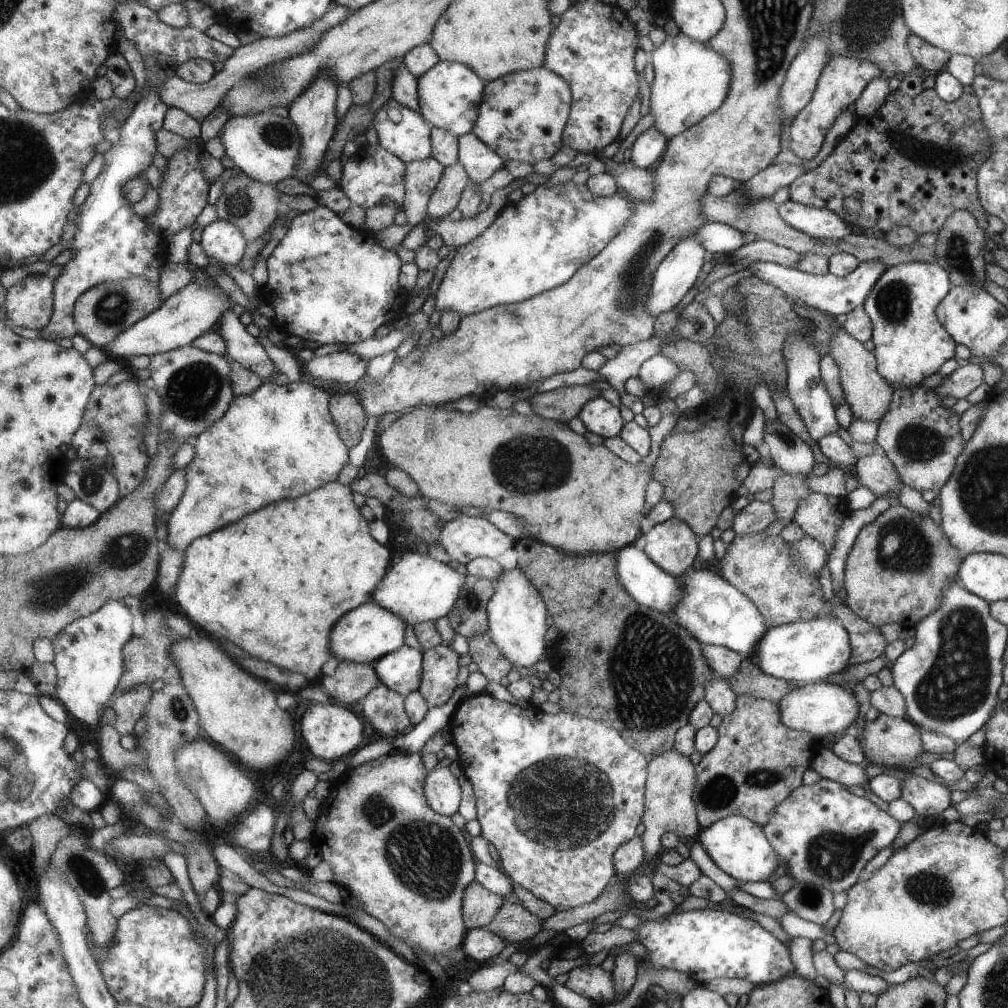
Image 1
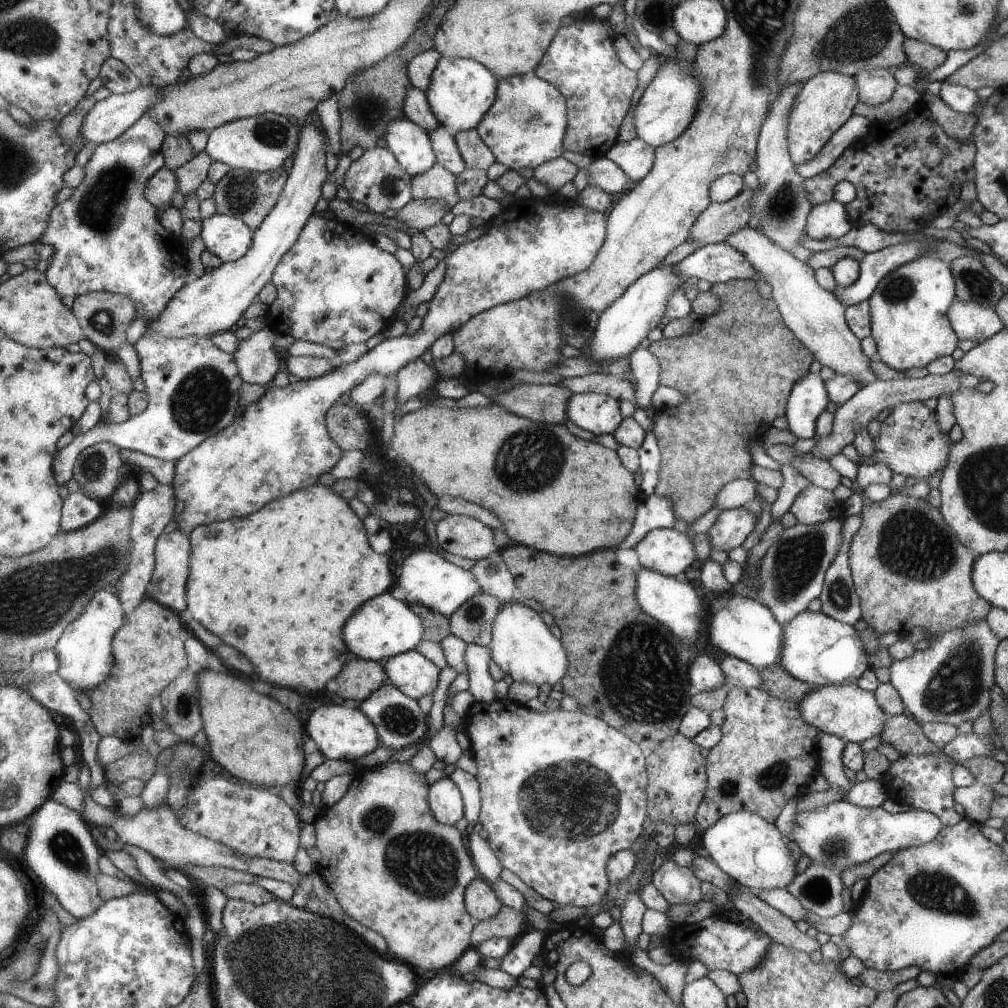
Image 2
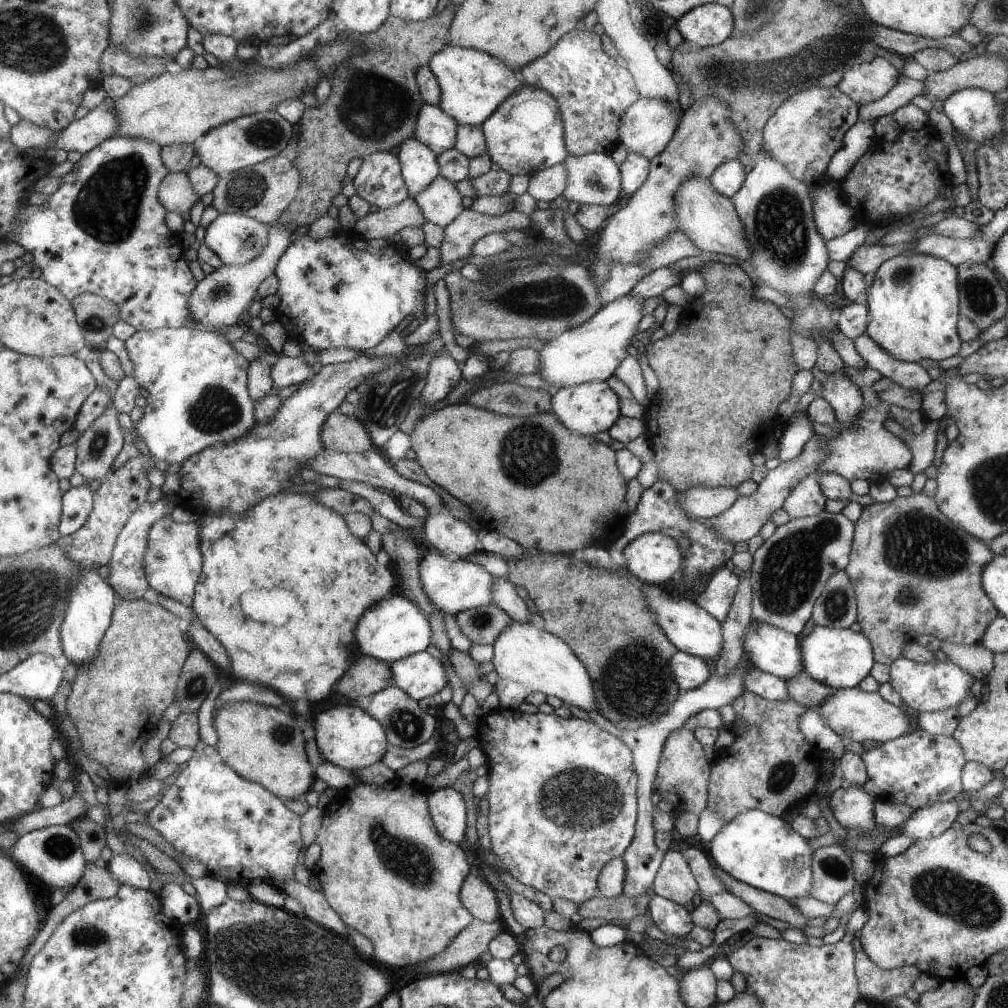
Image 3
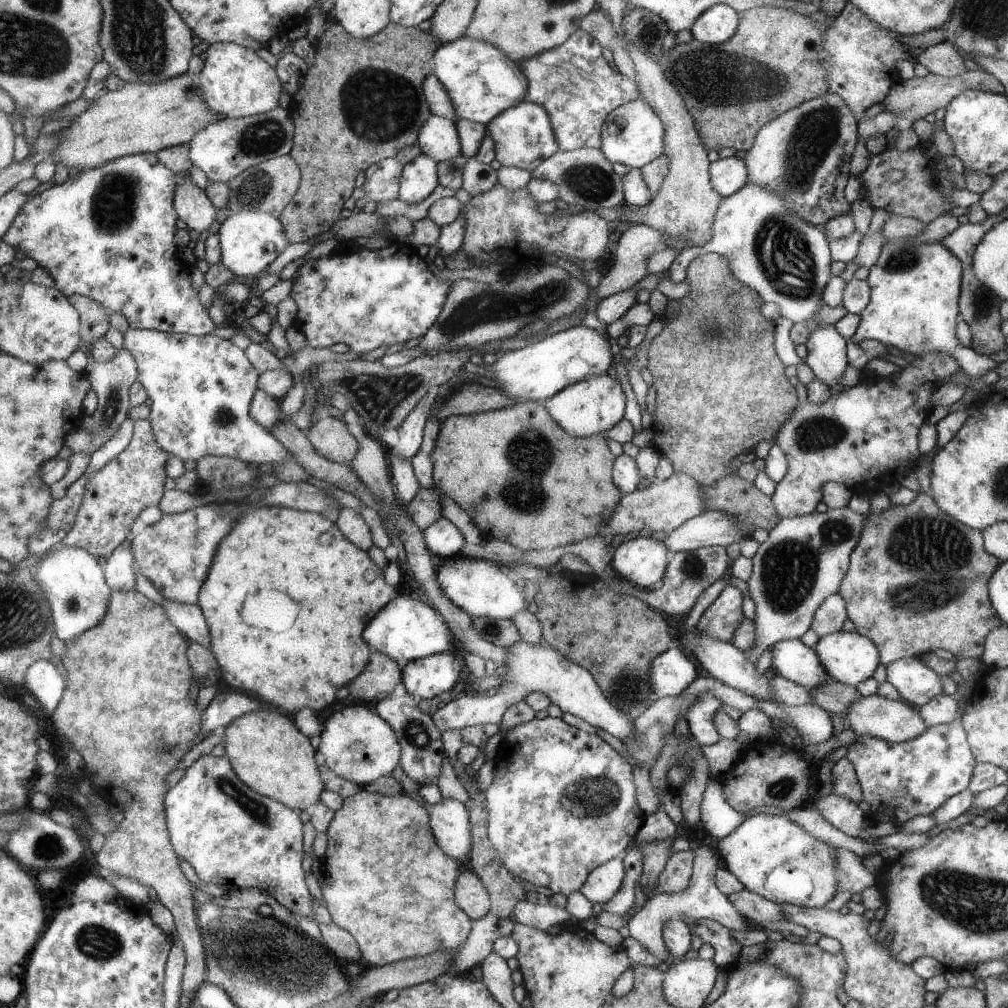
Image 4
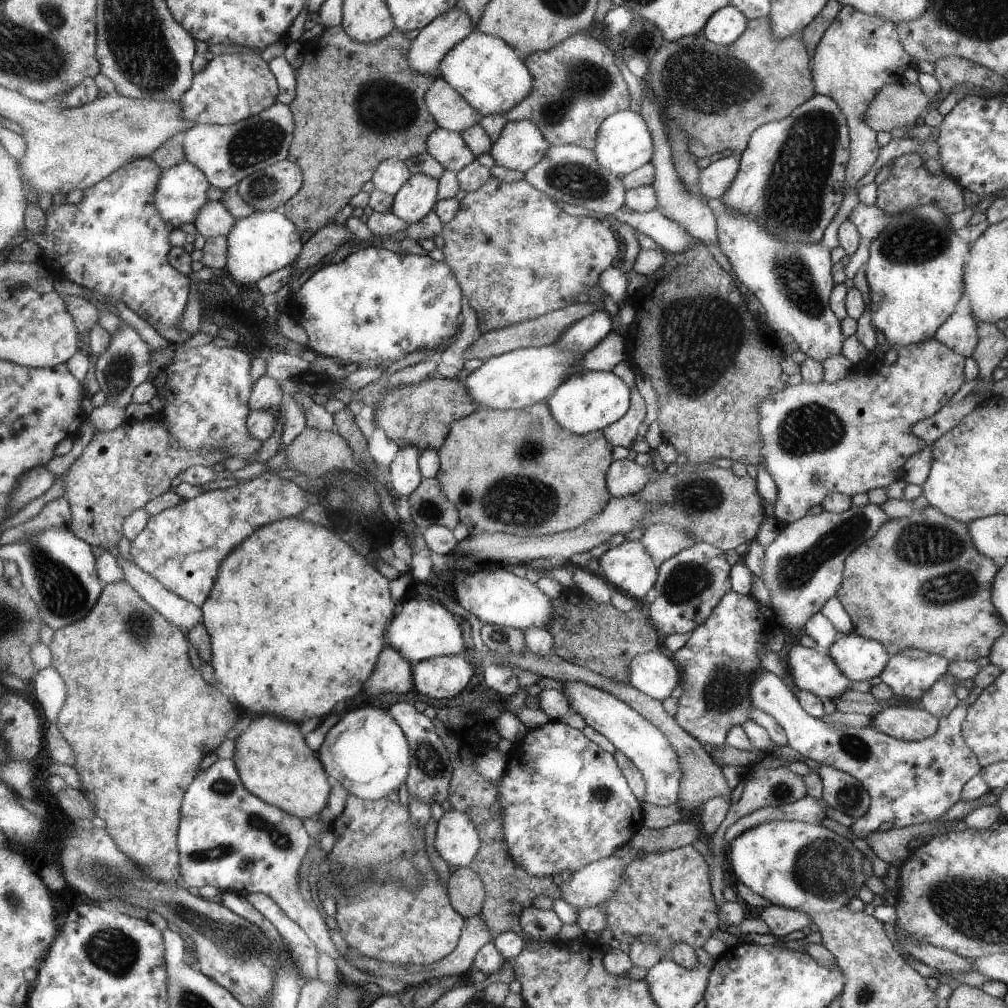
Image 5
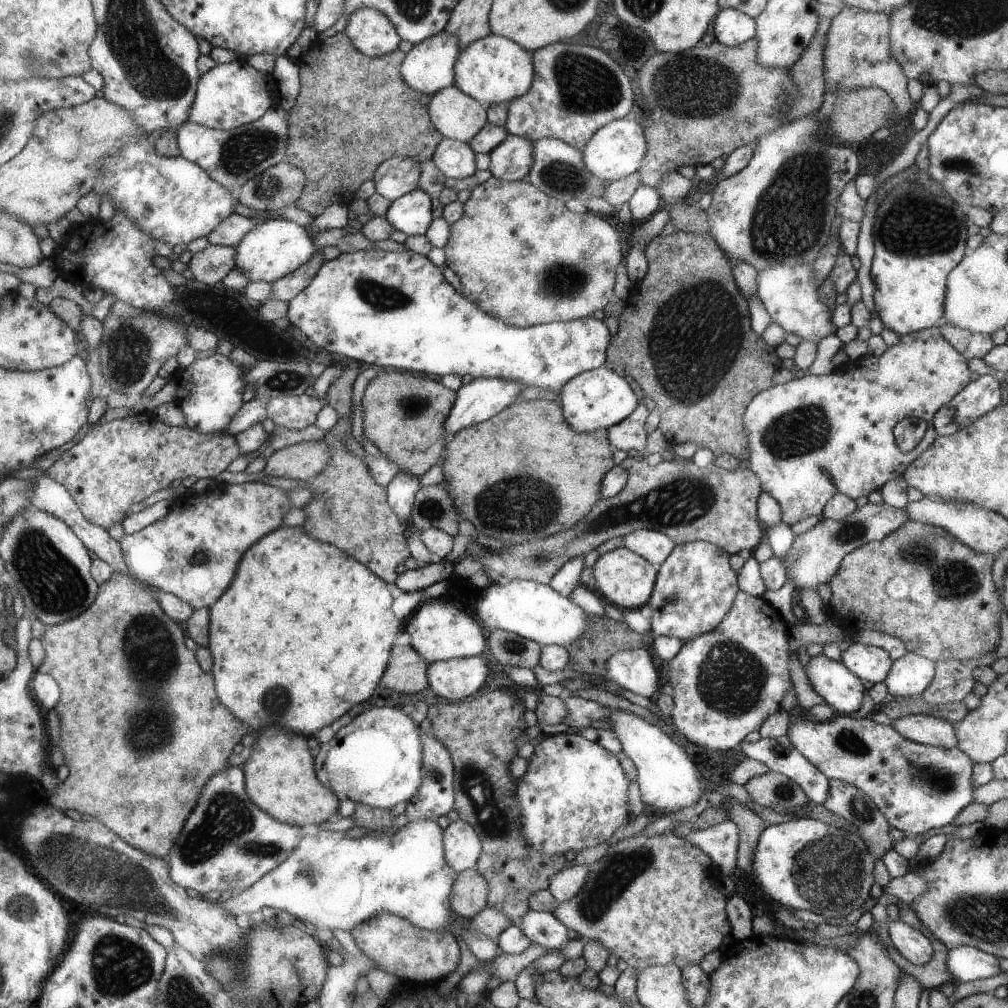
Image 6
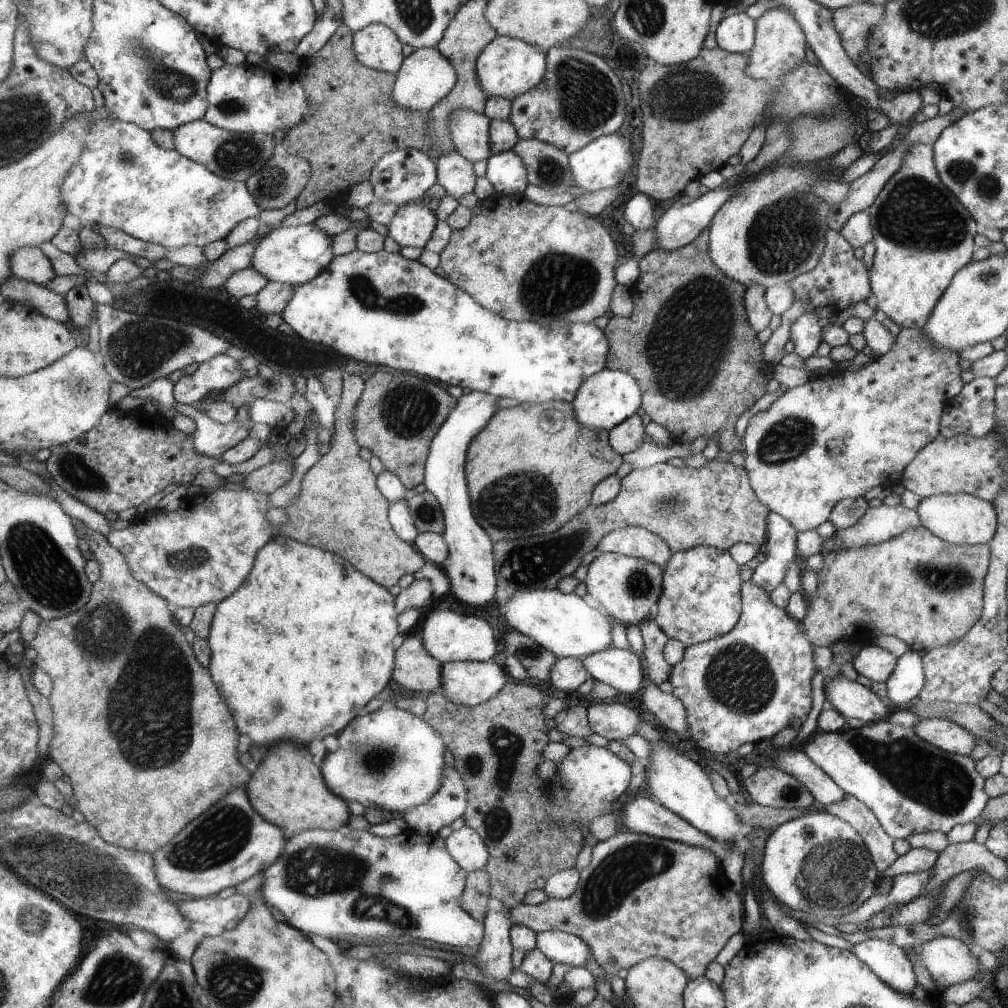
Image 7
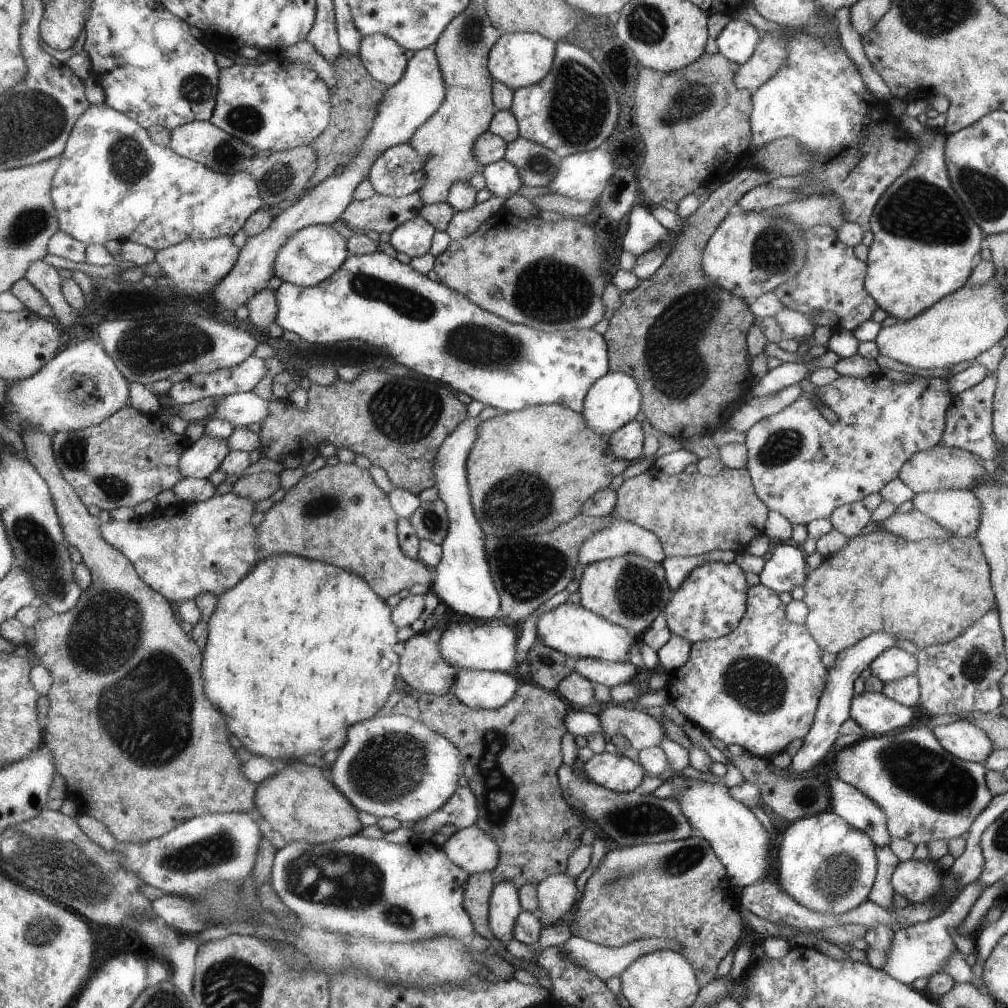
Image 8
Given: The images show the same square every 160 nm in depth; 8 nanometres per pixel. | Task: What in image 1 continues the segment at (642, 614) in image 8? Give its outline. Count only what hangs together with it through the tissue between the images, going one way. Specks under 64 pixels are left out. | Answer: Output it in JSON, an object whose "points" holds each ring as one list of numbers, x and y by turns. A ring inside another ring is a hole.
{"points":[[674,516,642,533,638,544,661,570,676,578,687,572,687,566,691,567,698,555,692,527]]}

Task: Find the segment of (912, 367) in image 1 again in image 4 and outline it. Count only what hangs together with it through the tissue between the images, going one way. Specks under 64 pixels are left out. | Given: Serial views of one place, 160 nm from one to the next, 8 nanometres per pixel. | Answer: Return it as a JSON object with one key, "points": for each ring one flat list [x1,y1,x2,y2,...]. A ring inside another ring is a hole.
{"points":[[909,237,889,239,870,266,866,279,870,299,860,312,860,321,850,336,851,341,858,344,860,340,873,339,897,348,907,357,927,353,949,355,969,376,969,384,978,390,980,397,993,392,979,377,987,370,994,370,995,361,987,355,977,354,970,346,964,347,956,338,961,271,960,259,940,242,917,243,915,238]]}

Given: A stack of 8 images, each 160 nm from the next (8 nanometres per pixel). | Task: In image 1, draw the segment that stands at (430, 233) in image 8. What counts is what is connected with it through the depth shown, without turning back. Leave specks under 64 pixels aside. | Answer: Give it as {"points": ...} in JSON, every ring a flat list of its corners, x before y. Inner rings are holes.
{"points":[[393,98,384,104,374,116,372,126,378,130,380,144,389,152,401,157,406,163,420,161,432,156,433,125,419,112,403,106]]}

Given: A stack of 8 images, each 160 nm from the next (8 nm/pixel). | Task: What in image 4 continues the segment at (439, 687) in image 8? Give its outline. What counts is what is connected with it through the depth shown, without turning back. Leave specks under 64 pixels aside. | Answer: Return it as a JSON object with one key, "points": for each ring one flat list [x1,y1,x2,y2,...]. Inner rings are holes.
{"points":[[373,650,365,670,353,679,347,688,350,694,361,700,377,700,379,694,391,694,402,689,403,667,382,652]]}

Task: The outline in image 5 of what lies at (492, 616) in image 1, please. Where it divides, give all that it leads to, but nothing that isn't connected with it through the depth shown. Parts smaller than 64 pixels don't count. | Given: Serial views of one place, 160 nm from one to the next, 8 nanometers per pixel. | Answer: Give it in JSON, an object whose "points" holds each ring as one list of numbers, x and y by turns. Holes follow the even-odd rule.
{"points":[[582,682,563,684,562,693,569,699,571,710,579,714,587,726,608,738,616,750,629,758,641,772,646,786,643,802,662,807,676,803,680,792,681,771,677,755,666,736,635,709,599,687,587,686]]}

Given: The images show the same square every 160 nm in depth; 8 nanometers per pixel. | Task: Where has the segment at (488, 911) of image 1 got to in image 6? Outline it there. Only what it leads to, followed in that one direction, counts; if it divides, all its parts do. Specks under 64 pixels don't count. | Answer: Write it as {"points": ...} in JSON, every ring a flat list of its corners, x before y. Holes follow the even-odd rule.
{"points":[[474,867,458,873,451,897,451,908,456,914,472,920,487,906,487,897,487,880]]}

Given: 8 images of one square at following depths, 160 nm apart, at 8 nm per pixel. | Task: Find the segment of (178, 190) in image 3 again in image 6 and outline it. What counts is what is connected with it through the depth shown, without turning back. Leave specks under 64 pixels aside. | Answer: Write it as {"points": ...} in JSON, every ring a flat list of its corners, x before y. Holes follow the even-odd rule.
{"points":[[231,214,231,218,219,224,219,228,213,230,213,234,209,234,208,241,213,246,227,246,236,248,245,236,253,232,256,228,253,219,245,218,241,214]]}

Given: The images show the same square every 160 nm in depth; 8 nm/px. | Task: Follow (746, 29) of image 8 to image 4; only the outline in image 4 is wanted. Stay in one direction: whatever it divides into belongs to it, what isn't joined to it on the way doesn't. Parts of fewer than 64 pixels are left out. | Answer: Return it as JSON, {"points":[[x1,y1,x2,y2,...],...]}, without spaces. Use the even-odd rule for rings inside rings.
{"points":[[715,4,704,10,689,30,692,38,706,45,720,45,736,32,741,15,726,4]]}

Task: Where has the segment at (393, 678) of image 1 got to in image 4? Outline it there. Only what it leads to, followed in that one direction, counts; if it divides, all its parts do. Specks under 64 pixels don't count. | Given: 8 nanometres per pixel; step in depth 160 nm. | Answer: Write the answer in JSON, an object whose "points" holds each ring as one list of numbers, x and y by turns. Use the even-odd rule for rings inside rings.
{"points":[[445,651,408,662,403,667,402,689,419,699,432,699,447,692,459,676,453,657,450,651]]}

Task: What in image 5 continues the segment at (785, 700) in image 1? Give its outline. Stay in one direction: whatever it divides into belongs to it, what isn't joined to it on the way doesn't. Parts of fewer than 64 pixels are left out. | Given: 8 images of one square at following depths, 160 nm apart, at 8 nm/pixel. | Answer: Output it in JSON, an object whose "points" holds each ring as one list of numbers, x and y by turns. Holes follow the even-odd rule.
{"points":[[889,705,869,716,875,730,902,741,920,741,939,728,939,719,915,705]]}

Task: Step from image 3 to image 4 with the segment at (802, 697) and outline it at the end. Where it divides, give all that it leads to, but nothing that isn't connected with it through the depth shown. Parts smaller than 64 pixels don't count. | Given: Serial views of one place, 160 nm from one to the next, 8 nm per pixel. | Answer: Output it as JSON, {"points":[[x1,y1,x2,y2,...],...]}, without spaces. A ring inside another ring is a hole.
{"points":[[825,675,824,681,808,690,808,695,811,703,817,704,827,713,833,713,837,718,842,718,849,705,852,705,857,697,861,697,854,686,841,684,829,675]]}

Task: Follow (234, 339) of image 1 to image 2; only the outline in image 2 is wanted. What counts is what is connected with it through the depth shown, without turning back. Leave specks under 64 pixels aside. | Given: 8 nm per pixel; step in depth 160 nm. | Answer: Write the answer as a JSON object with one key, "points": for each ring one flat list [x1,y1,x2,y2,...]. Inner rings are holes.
{"points":[[270,324,240,340,234,352,245,383,271,386,281,370,281,360,275,354,276,331]]}

